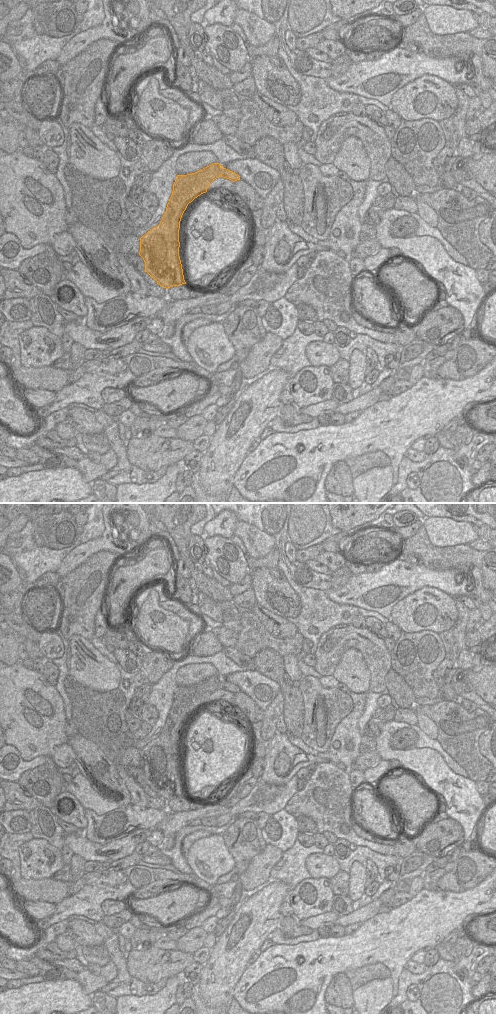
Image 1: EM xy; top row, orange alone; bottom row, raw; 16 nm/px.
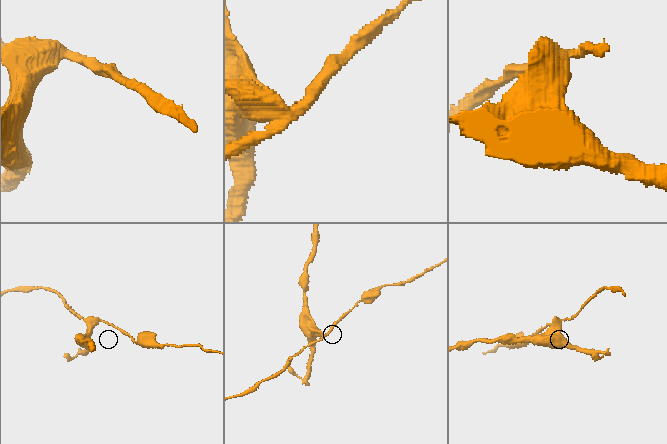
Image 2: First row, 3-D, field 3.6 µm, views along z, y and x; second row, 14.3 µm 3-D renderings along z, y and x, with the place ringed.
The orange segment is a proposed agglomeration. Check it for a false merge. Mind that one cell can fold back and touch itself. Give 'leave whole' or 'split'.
split

